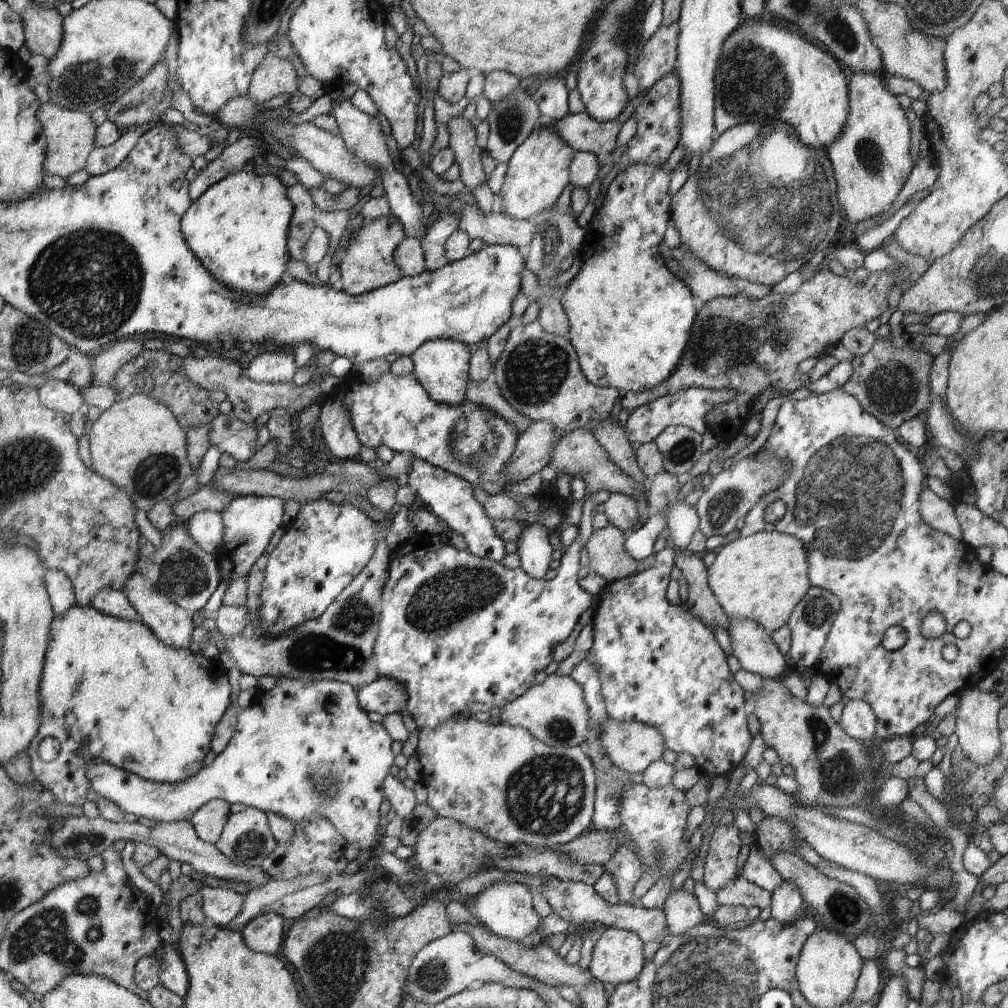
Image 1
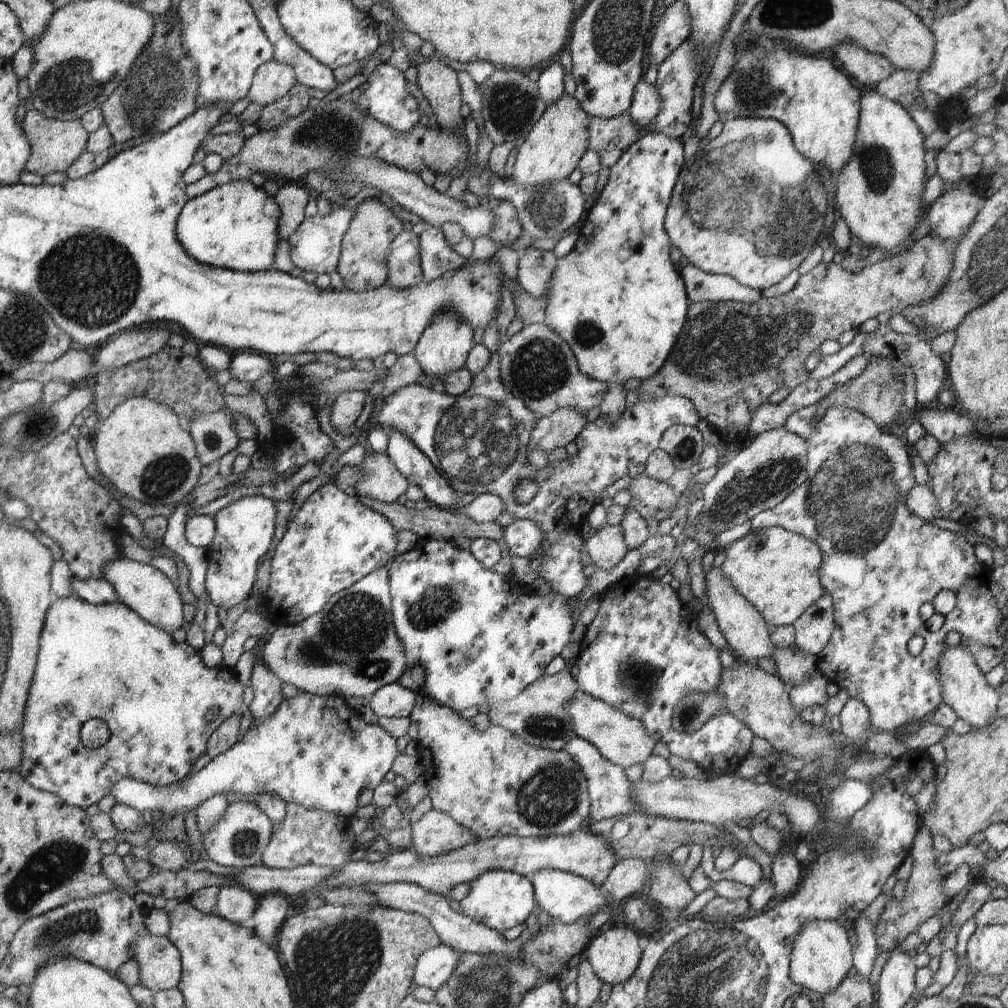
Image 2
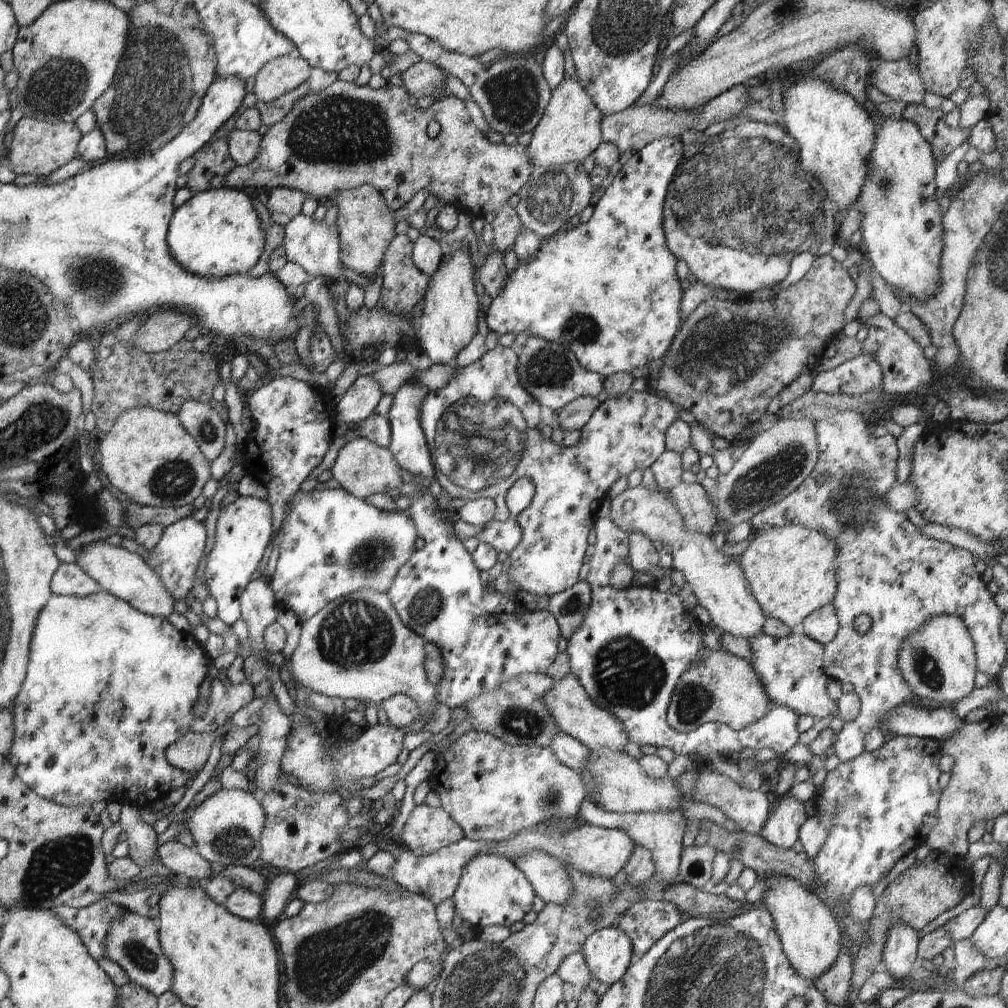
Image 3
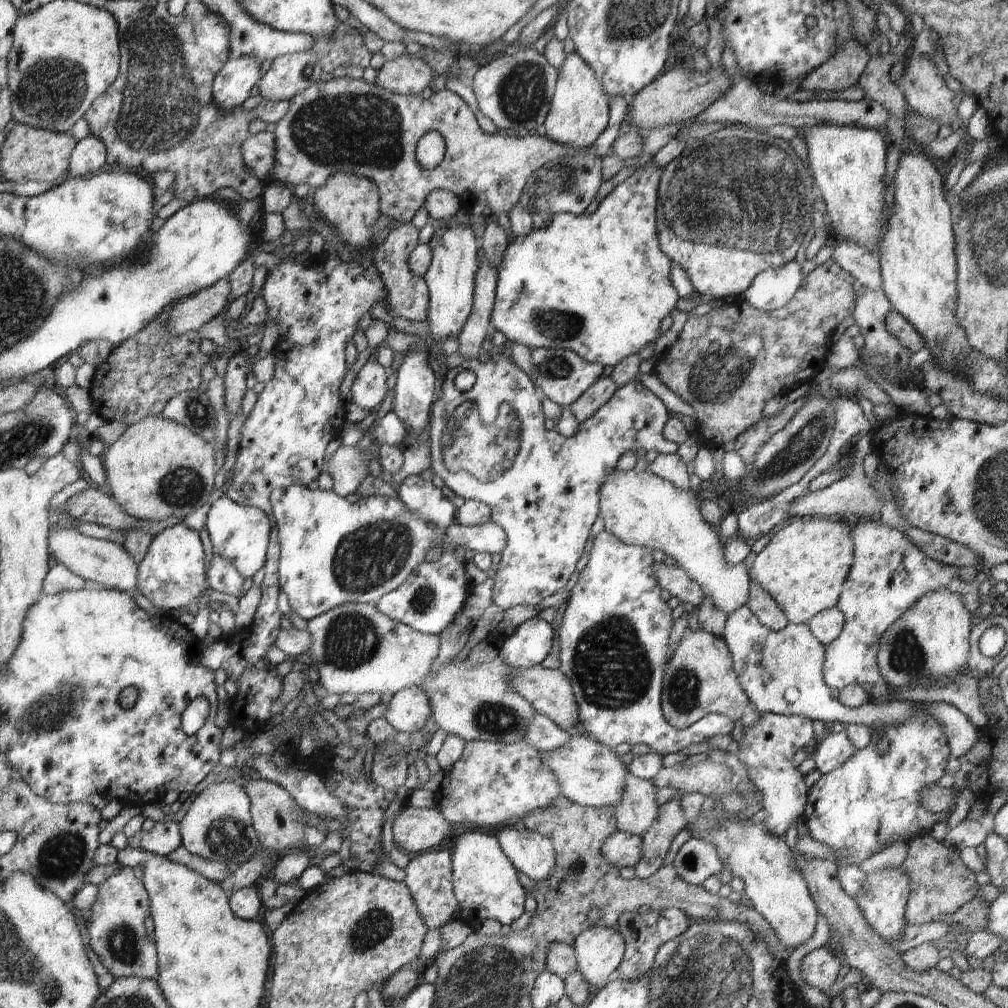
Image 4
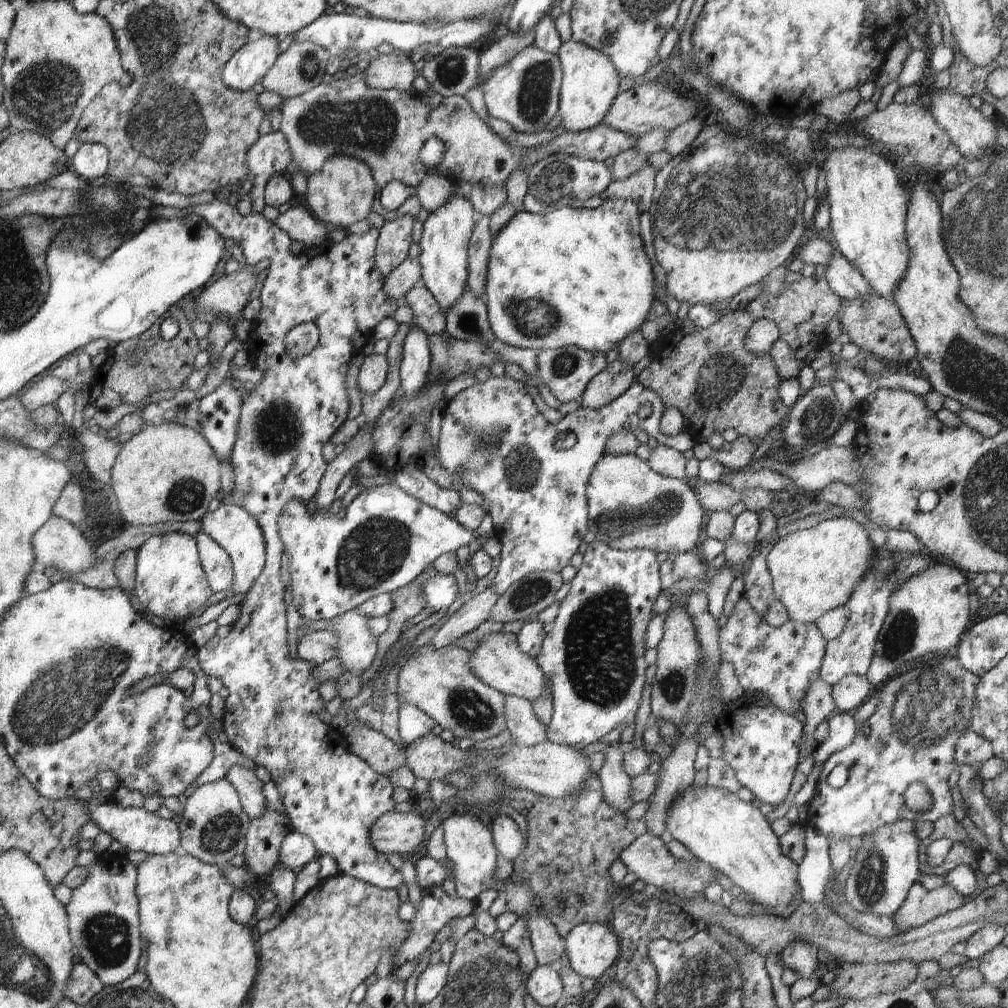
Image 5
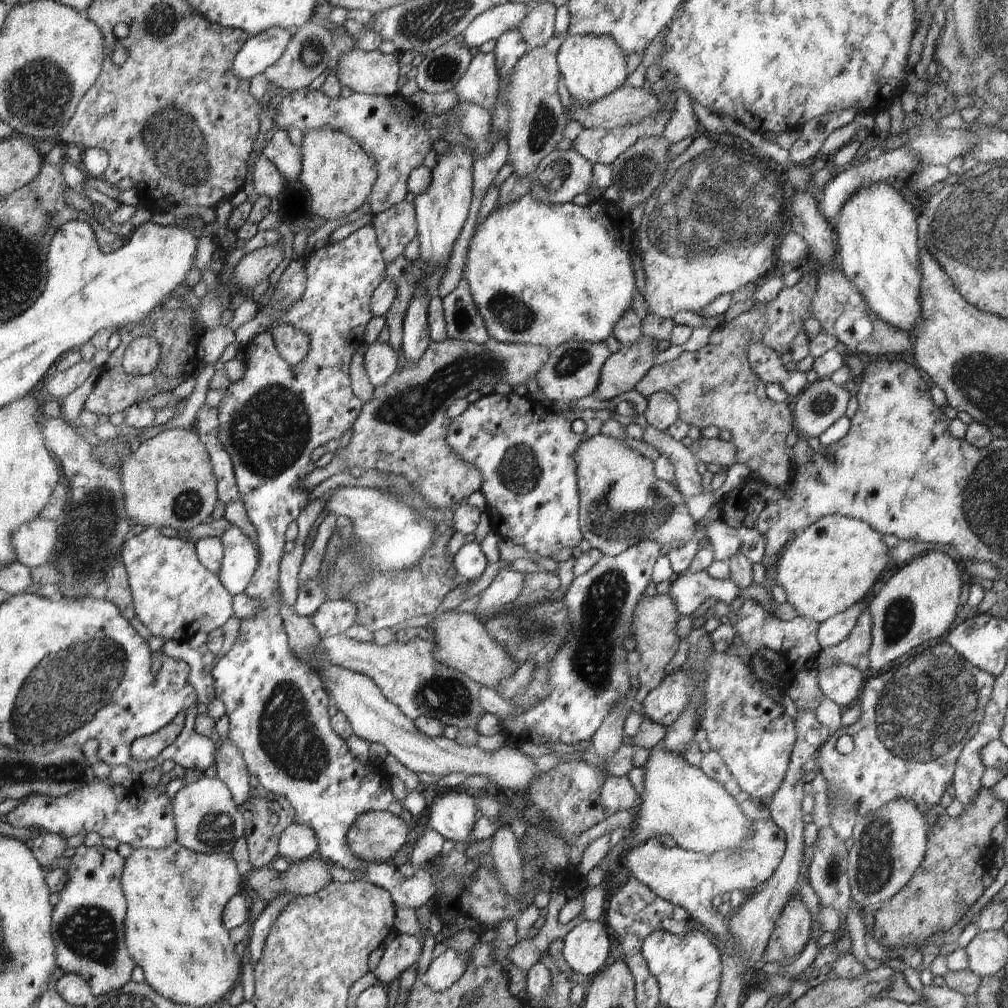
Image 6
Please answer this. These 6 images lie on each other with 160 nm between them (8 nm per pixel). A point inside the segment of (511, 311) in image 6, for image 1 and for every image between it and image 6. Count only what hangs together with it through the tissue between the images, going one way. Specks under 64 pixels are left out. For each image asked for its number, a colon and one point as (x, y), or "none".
1: (630, 316)
2: (617, 292)
3: (608, 289)
4: (598, 284)
5: (581, 277)

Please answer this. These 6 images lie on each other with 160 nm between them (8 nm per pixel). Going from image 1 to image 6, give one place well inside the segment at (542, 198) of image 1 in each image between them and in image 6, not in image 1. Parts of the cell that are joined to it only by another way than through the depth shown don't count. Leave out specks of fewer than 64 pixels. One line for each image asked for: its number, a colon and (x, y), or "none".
2: (551, 151)
3: (569, 131)
4: (579, 110)
5: (590, 83)
6: (593, 66)

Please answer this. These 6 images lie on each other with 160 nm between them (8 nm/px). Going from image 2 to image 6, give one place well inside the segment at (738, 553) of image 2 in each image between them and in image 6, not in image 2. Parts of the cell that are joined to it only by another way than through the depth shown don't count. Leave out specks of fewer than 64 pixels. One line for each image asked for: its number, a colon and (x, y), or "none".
3: (790, 569)
4: (803, 568)
5: (815, 570)
6: (832, 565)

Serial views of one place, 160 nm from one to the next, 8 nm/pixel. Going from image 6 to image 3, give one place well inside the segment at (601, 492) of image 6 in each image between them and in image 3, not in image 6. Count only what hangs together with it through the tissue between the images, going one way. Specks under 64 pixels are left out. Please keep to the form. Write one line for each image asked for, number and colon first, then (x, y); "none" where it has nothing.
3: (720, 587)
4: (640, 508)
5: (630, 506)

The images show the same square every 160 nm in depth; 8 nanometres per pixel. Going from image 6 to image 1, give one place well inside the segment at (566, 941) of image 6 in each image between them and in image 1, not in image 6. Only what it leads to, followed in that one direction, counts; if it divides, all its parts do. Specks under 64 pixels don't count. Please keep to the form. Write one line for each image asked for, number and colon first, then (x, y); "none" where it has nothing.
1: (618, 956)
2: (613, 953)
3: (608, 952)
4: (599, 950)
5: (592, 948)

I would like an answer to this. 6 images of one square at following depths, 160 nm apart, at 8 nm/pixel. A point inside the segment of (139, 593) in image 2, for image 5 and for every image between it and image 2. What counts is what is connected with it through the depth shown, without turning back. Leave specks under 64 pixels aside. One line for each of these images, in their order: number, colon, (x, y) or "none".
3: (125, 575)
4: (106, 562)
5: (59, 544)

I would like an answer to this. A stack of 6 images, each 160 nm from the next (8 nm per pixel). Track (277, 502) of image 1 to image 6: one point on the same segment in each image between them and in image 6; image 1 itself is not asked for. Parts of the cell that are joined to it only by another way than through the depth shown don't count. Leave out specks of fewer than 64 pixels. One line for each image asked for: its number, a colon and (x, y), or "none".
2: (244, 531)
3: (245, 527)
4: (239, 533)
5: (233, 528)
6: (240, 560)

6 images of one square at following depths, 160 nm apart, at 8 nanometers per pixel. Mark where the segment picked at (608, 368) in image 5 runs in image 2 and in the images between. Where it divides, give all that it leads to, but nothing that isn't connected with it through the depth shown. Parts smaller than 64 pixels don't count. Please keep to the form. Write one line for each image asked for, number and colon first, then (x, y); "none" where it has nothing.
2: (564, 426)
3: (574, 416)
4: (603, 389)

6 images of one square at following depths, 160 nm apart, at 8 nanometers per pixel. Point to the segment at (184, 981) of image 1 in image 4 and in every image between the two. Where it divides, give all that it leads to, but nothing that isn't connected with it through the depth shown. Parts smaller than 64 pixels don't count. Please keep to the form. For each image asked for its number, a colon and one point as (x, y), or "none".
2: (159, 961)
3: (133, 942)
4: (115, 924)

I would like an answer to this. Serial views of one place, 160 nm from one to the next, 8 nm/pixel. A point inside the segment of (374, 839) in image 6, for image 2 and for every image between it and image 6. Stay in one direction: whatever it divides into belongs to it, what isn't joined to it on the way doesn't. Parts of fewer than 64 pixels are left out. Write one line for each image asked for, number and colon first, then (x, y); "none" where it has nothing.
2: (436, 833)
3: (428, 830)
4: (415, 830)
5: (391, 832)

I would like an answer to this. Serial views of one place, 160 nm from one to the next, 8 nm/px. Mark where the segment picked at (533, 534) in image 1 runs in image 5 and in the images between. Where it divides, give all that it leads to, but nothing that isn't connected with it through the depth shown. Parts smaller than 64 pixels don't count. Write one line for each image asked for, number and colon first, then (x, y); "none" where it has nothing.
2: (522, 538)
3: (504, 536)
4: (334, 550)
5: (387, 538)

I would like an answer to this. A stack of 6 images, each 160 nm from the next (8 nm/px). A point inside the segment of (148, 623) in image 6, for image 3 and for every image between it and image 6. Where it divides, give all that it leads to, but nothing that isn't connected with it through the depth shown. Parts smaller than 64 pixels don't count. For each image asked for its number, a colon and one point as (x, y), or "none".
3: (176, 557)
4: (171, 575)
5: (169, 580)

